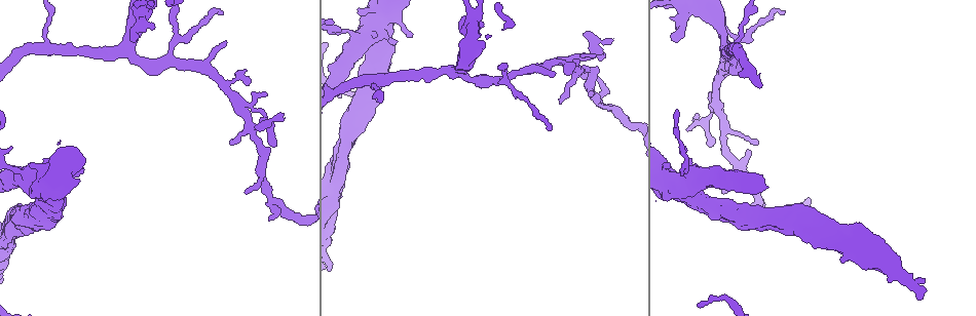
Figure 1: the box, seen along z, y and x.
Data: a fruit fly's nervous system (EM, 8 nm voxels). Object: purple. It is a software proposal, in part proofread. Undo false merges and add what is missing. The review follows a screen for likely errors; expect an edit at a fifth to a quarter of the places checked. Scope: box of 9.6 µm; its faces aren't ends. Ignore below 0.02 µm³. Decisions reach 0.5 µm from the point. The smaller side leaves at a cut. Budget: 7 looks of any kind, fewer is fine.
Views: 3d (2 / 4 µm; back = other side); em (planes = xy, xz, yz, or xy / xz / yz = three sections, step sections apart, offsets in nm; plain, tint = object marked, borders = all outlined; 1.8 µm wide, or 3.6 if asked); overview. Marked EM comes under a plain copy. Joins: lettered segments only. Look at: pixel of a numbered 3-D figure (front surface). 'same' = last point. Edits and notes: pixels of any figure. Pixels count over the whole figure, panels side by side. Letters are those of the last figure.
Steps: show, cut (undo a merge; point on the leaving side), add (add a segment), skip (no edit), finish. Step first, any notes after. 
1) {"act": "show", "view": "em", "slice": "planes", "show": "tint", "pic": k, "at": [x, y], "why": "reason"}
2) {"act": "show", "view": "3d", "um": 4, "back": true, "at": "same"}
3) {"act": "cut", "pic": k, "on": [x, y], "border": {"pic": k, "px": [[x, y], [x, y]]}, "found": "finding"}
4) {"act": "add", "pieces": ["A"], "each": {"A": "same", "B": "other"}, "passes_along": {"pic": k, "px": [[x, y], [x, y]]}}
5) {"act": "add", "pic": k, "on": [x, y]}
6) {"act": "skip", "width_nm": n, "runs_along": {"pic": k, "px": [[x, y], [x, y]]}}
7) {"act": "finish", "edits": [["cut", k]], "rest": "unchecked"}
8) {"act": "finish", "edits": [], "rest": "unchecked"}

{"act": "show", "view": "em", "um": 3.6, "slice": "planes", "show": "tint", "pic": 1, "at": [453, 69], "why": "abrupt turn"}

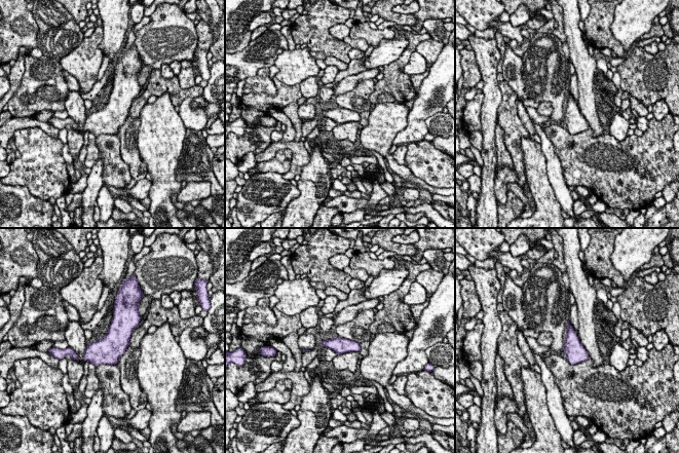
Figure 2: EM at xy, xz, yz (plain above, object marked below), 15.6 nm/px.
{"act": "show", "view": "em", "um": 3.6, "slice": "planes", "show": "borders", "at": "same"}

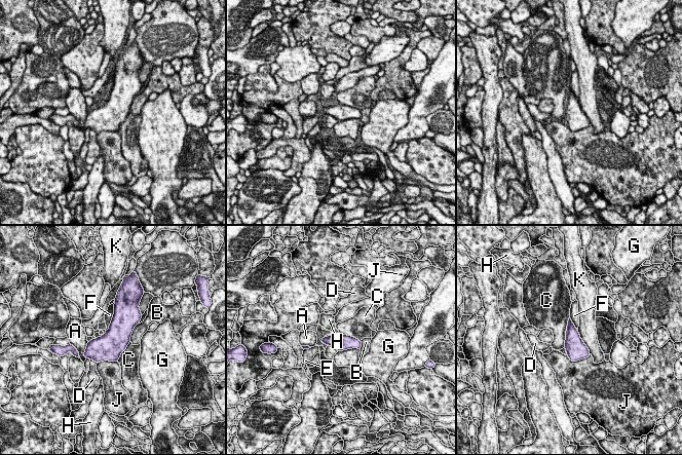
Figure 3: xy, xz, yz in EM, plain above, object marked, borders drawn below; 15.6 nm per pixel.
{"act": "skip", "longest_contact_nm": ["C", 480], "each": {"A": "other", "B": "other", "C": "other", "D": "other", "E": "other", "F": "other", "G": "other", "H": "other", "J": "other", "K": "other"}, "found": "continuous, no second cell"}

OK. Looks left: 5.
{"act": "show", "view": "em", "slice": "yz", "step": 16, "show": "tint", "pic": 1, "at": [482, 25], "why": "free end"}

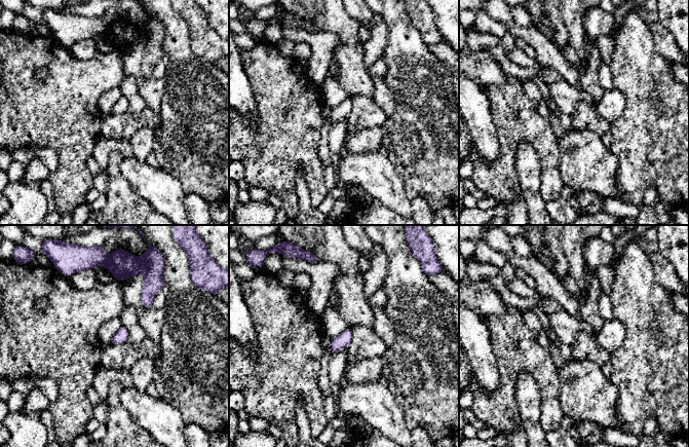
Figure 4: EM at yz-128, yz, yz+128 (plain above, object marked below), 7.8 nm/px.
{"act": "show", "view": "em", "slice": "planes", "show": "borders", "at": "same"}

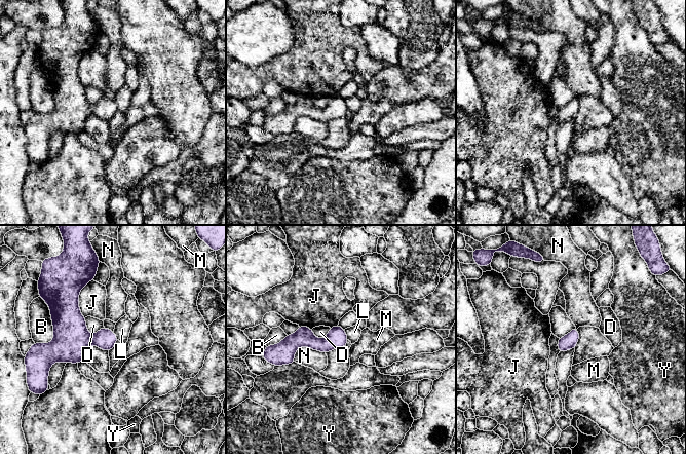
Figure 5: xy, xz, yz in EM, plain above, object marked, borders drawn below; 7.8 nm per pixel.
{"act": "skip", "each": {"B": "other", "D": "other", "J": "other", "L": "other", "M": "other", "N": "other", "Y": "other"}, "border": {"pic": 5, "px": [[344, 330], [348, 339]]}, "found": "no lettered segment goes on from it"}

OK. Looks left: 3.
{"act": "show", "view": "3d", "um": 2, "pic": 1, "at": [715, 101], "why": "three arms meet"}

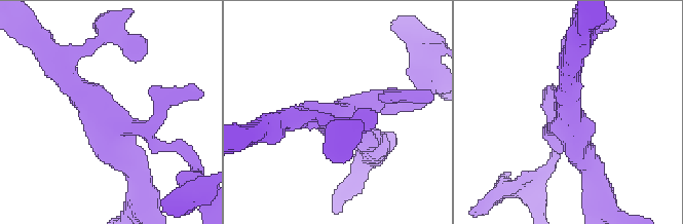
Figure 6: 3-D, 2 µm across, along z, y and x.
{"act": "show", "view": "em", "slice": "planes", "show": "borders", "pic": 6, "at": [568, 119]}

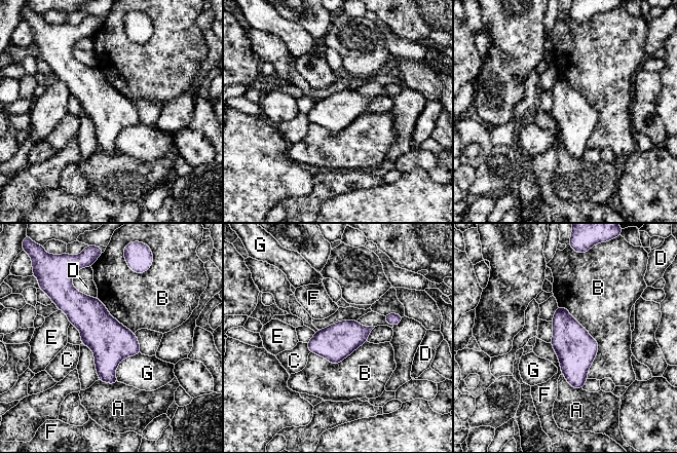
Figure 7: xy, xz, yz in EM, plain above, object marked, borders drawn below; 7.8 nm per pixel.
{"act": "skip", "longest_contact_nm": ["B", 600], "each": {"A": "other", "B": "other", "C": "other", "D": "other", "E": "other", "F": "other", "G": "other"}, "found": "continuous, no second cell"}

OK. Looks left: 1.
{"act": "finish", "edits": [], "rest": "unchecked"}

